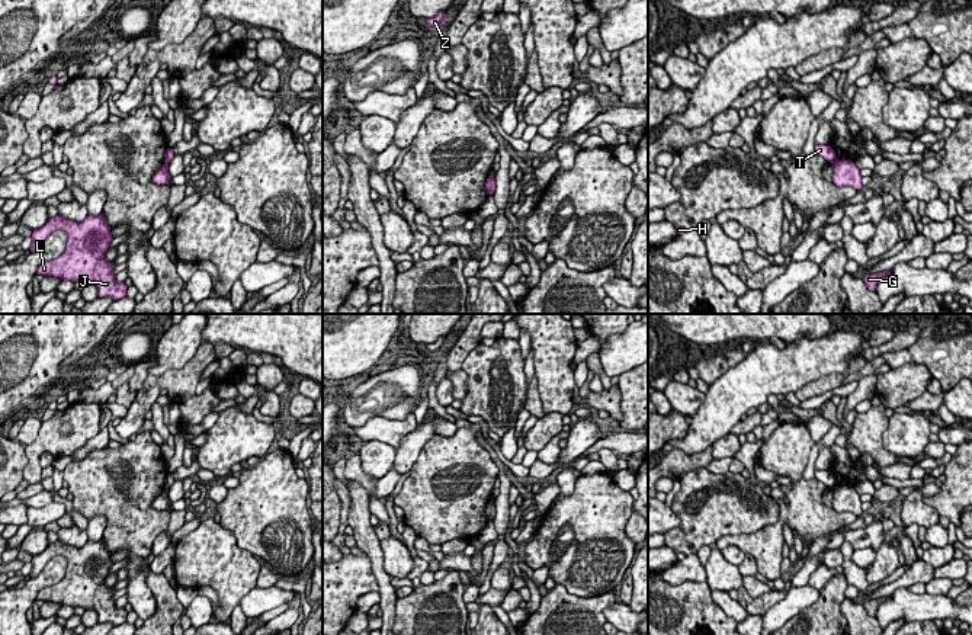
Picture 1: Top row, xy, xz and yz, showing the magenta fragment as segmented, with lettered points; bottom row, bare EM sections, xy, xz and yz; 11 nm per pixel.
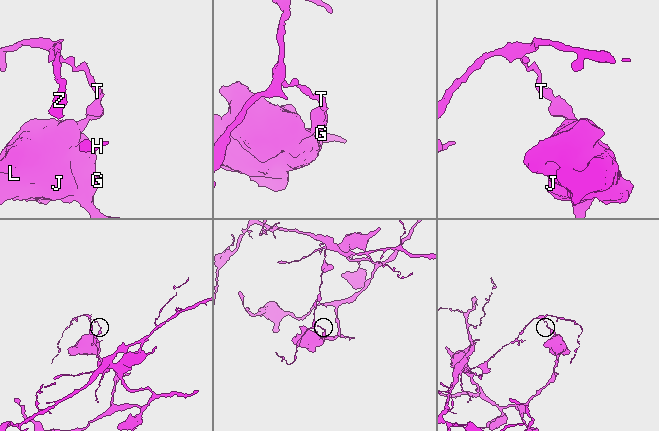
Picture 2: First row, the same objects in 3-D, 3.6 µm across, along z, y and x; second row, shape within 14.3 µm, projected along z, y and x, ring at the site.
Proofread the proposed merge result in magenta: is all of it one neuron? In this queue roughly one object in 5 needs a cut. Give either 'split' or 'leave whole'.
split

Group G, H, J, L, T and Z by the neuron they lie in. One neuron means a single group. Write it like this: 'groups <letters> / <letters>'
groups G J L / H T Z

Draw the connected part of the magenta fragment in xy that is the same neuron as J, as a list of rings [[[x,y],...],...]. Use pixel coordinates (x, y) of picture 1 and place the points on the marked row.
[[[103,212],[97,217],[87,215],[81,222],[61,215],[48,218],[44,227],[32,231],[29,251],[36,251],[55,230],[62,230],[67,234],[65,250],[58,259],[41,263],[36,275],[83,282],[84,285],[94,283],[99,298],[109,296],[118,301],[126,296],[128,286],[125,282],[116,280],[115,264],[105,259],[113,237]]]

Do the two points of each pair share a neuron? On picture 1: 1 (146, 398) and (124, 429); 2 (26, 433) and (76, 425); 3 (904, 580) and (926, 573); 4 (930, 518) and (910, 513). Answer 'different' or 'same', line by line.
1: same
2: different
3: same
4: same

